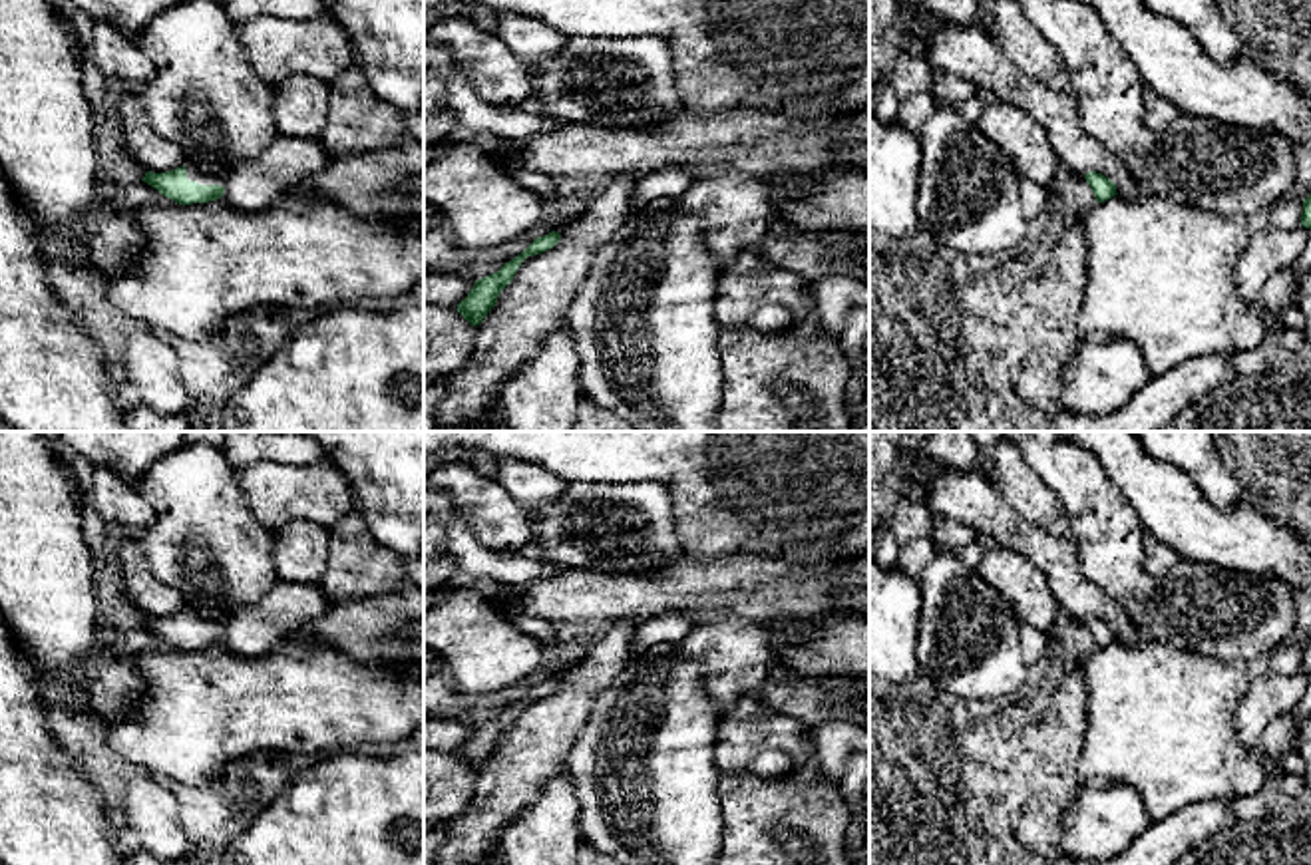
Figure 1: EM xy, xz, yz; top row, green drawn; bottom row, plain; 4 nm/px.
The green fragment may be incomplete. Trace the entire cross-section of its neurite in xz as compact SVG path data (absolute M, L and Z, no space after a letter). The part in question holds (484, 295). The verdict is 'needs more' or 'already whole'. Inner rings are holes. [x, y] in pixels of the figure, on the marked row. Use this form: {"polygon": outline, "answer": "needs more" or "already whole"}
{"polygon": "M551 231L537 237L521 255L505 262L497 272L475 280L468 296L458 304L458 312L471 324L483 322L487 312L495 306L499 292L513 280L517 268L527 257L541 255L559 243L561 235Z", "answer": "already whole"}

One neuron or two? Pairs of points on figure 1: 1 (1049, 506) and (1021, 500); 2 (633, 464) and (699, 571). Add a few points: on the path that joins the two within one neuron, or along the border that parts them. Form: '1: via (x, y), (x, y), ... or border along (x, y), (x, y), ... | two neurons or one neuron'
1: via (1043, 506), (1027, 500) | one neuron
2: border along (685, 551), (695, 555), (735, 553) | two neurons

